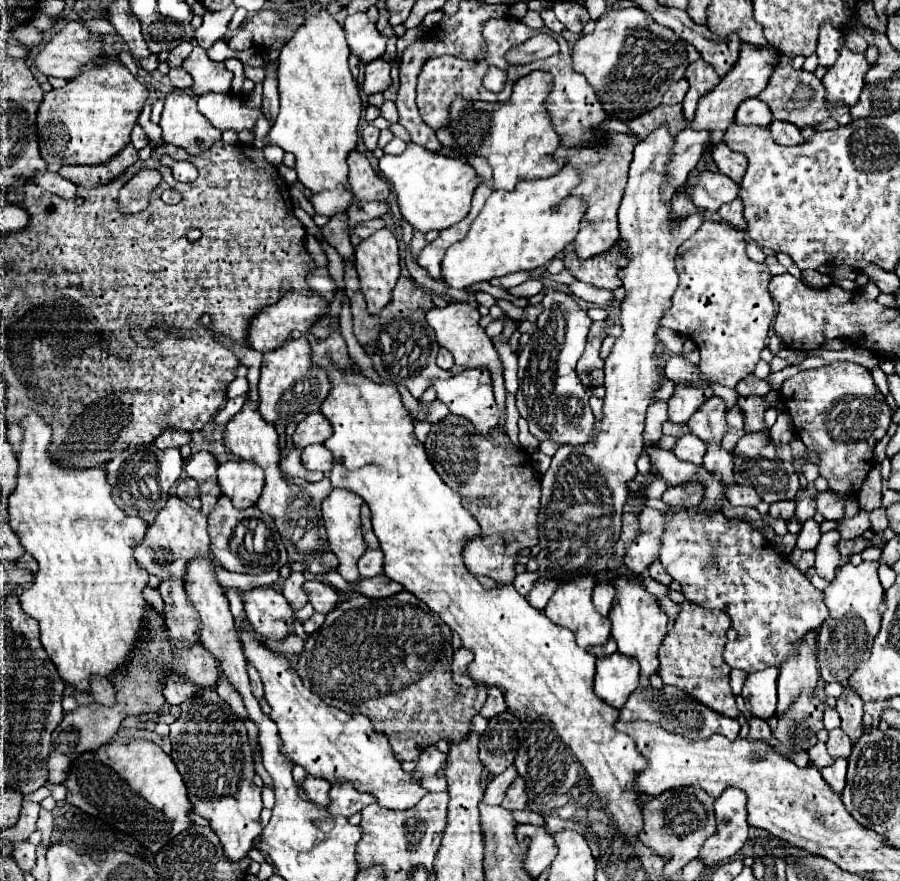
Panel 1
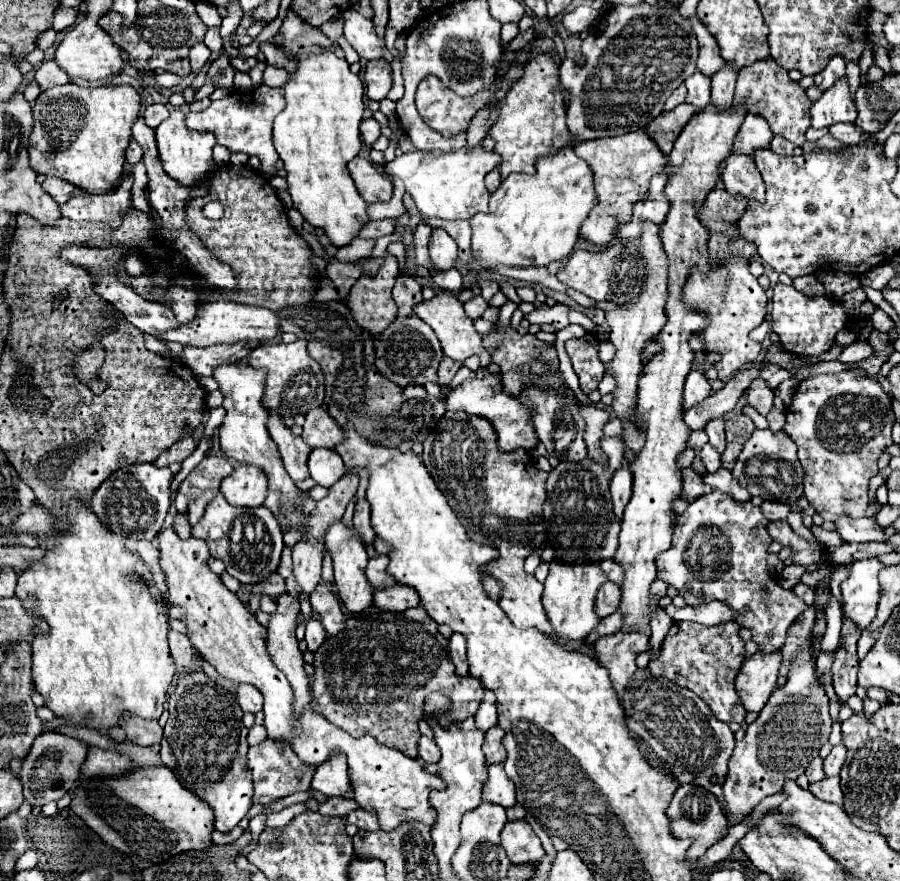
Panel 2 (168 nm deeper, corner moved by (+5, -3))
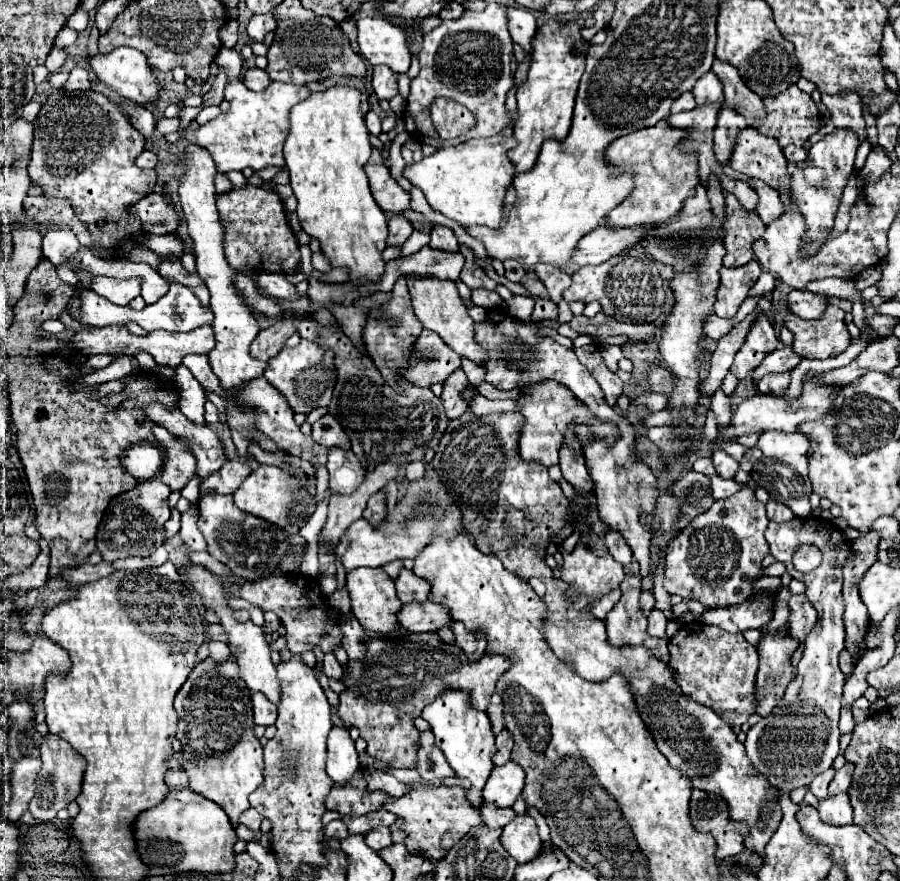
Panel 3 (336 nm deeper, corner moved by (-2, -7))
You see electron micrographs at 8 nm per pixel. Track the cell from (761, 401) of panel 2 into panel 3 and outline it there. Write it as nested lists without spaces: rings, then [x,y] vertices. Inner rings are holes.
[[[766,374],[758,382],[760,394],[784,394],[790,384],[790,374]]]

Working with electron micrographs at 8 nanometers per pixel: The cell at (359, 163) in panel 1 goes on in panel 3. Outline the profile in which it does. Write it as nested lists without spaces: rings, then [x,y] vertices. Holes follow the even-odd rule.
[[[368,162],[364,166],[374,200],[384,212],[404,212],[410,208],[410,194],[390,176],[384,162]]]

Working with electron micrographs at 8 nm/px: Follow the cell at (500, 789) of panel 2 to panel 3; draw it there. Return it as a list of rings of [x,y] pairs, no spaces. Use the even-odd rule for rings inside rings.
[[[508,762],[504,766],[494,766],[486,786],[484,800],[492,802],[500,808],[510,808],[524,788],[524,770],[516,762]]]

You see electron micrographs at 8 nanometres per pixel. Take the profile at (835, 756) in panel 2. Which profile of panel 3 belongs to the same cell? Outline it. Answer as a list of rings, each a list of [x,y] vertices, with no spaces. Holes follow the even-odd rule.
[[[846,764],[844,768],[840,768],[834,776],[834,780],[830,782],[830,788],[828,788],[828,794],[830,796],[836,796],[836,794],[842,794],[842,792],[848,792],[850,784],[852,784],[852,774],[854,774],[854,768],[852,764]]]

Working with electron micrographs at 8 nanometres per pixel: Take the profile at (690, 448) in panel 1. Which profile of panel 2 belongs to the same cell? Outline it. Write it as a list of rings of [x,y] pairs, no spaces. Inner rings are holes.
[[[705,444],[705,446],[701,448],[699,458],[701,458],[701,462],[705,464],[707,472],[717,472],[717,468],[721,466],[721,456],[719,456],[719,452],[713,450],[711,444]]]

